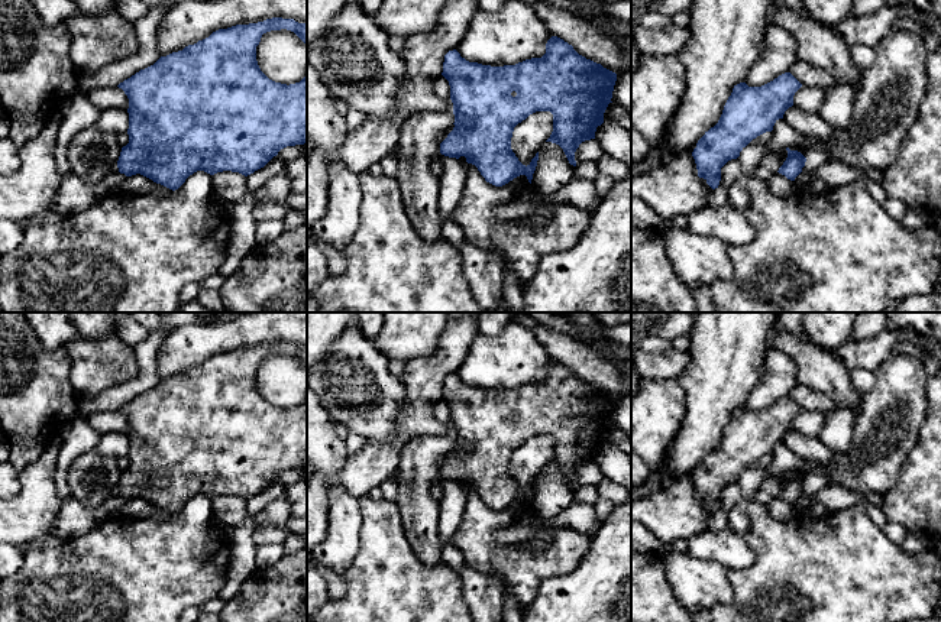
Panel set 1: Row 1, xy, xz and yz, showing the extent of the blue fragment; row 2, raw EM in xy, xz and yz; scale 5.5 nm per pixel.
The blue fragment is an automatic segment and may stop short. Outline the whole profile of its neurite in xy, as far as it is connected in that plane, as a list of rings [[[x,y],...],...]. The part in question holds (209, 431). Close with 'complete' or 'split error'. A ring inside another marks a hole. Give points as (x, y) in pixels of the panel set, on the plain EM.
[[[272,341],[236,349],[219,353],[182,375],[161,380],[153,389],[120,406],[117,411],[129,422],[129,467],[122,472],[119,496],[126,500],[140,498],[175,515],[197,495],[210,499],[232,495],[248,500],[263,492],[281,473],[307,467],[307,398],[295,408],[275,406],[261,395],[256,385],[256,370],[262,359],[281,353],[294,356],[307,369],[307,347],[294,343]]]; complete

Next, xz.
[[[557,360],[546,367],[541,382],[515,389],[491,391],[469,386],[453,373],[444,379],[442,399],[449,405],[453,427],[455,451],[440,467],[440,477],[449,482],[466,482],[478,492],[486,506],[502,511],[520,499],[531,508],[539,476],[526,490],[511,473],[514,451],[536,435],[553,438],[553,456],[546,466],[559,469],[569,487],[576,490],[575,476],[585,464],[595,463],[596,451],[612,422],[617,398],[579,379],[572,369]]]; complete

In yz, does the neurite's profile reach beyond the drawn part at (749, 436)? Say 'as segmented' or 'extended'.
as segmented

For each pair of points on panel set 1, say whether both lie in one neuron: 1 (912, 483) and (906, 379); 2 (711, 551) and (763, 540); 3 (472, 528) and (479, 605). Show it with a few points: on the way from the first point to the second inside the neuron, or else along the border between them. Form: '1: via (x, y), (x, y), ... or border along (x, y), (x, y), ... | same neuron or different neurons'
1: border along (924, 418), (917, 443), (904, 463), (898, 482) | different neurons
2: border along (741, 535), (753, 561), (747, 567), (727, 570) | different neurons
3: border along (465, 561), (479, 570), (494, 570), (505, 589) | different neurons

